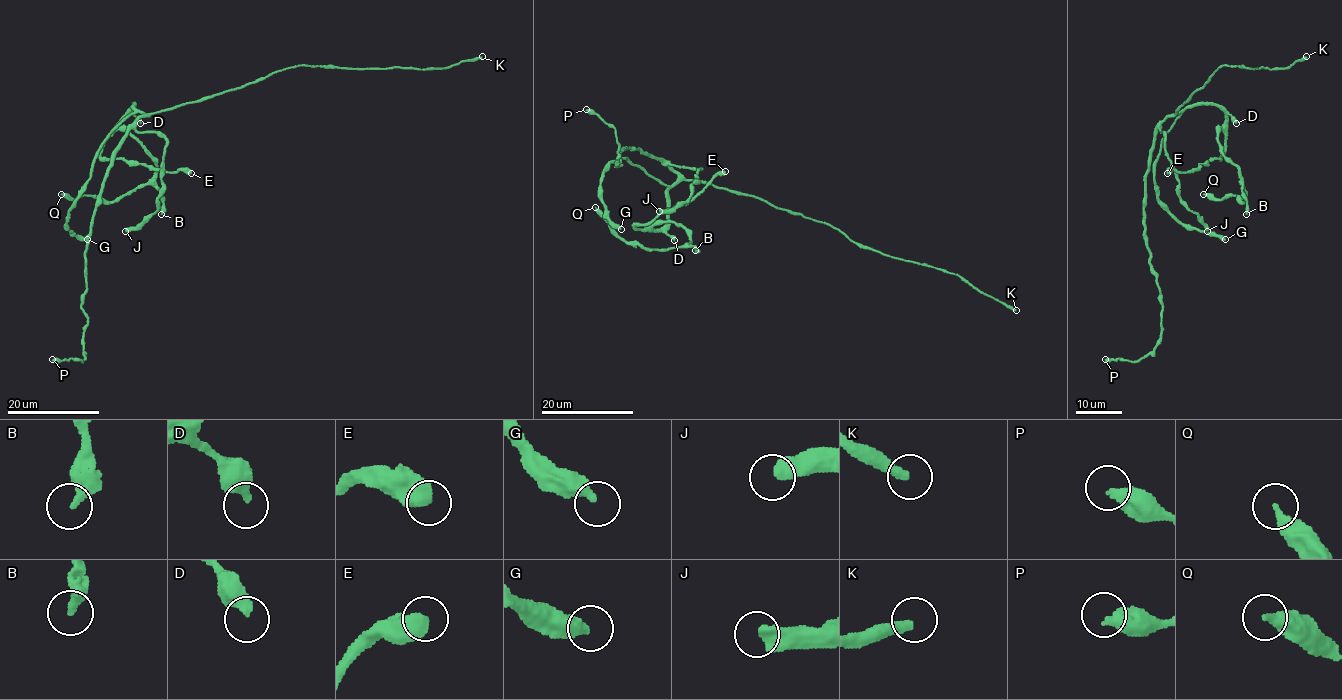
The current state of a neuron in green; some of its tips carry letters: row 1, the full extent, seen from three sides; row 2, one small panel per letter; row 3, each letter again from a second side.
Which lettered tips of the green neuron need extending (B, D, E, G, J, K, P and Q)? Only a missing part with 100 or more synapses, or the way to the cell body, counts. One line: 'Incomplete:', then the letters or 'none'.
Incomplete: K

